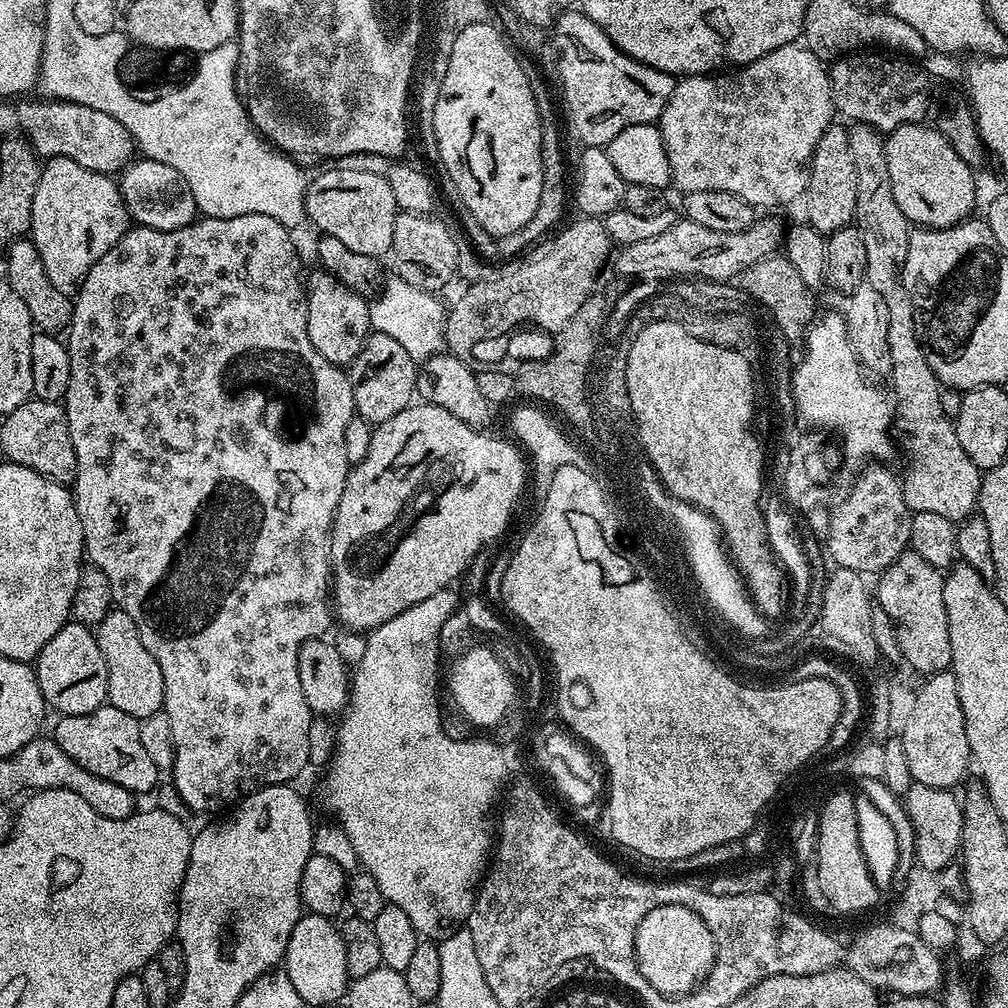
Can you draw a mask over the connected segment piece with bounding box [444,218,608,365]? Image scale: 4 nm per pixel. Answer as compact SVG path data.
M596 218L576 219L580 220L565 223L555 234L509 259L505 263L508 265L499 269L497 278L467 285L468 289L453 302L452 308L450 304L446 312L444 342L451 355L471 365L474 360L472 352L478 351L480 344L502 339L511 328L512 331L519 329L524 320L539 320L549 329L566 326L568 313L580 304L592 283L593 273L607 256L608 236L603 223Z

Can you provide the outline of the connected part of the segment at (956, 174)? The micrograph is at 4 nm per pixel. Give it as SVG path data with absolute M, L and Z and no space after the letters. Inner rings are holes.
M927 123L903 124L898 126L894 131L884 136L884 149L886 150L886 167L890 170L890 190L894 190L894 202L898 202L898 210L908 219L909 225L919 226L921 228L953 228L956 224L961 224L964 220L973 215L972 207L976 204L976 180L972 177L974 168L968 165L954 152L950 142L940 132L939 127L932 126L927 128Z

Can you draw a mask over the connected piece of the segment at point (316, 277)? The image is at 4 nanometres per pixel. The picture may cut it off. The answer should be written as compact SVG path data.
M317 271L306 280L306 330L310 334L310 342L314 342L314 350L318 350L318 354L322 354L322 358L332 364L351 365L354 357L362 350L364 339L369 336L372 327L369 301L328 271Z

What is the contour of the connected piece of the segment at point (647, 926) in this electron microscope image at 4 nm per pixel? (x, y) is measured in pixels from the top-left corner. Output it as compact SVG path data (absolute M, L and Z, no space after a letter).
M663 904L646 914L635 932L635 956L639 972L652 988L665 996L680 998L703 983L716 960L712 931L688 907Z

